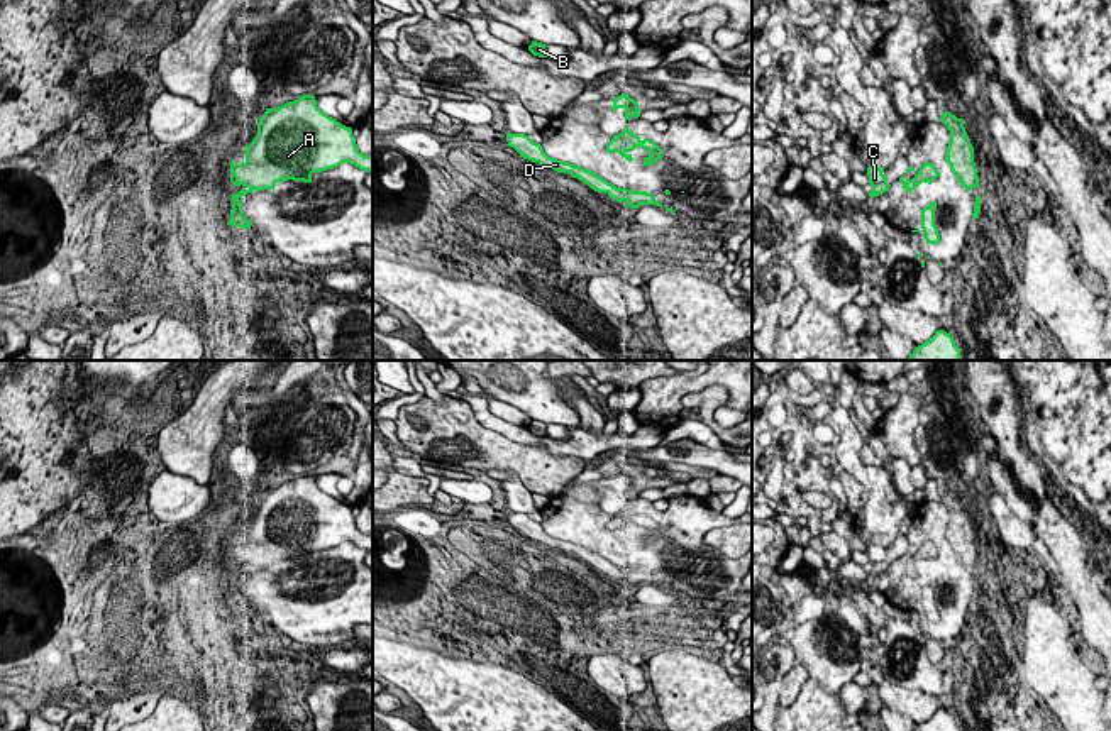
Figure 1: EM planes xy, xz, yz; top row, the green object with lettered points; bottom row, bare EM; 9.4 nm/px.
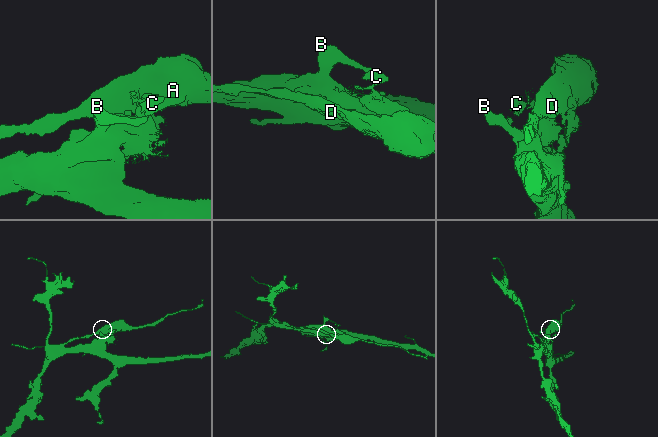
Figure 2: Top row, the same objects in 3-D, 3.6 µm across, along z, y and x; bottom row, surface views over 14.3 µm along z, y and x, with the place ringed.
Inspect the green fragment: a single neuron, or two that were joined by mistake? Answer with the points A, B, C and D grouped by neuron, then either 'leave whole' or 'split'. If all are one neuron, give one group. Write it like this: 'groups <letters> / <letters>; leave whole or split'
groups A D / B C; split

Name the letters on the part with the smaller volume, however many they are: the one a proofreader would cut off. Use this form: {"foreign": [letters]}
{"foreign": ["A", "D"]}

